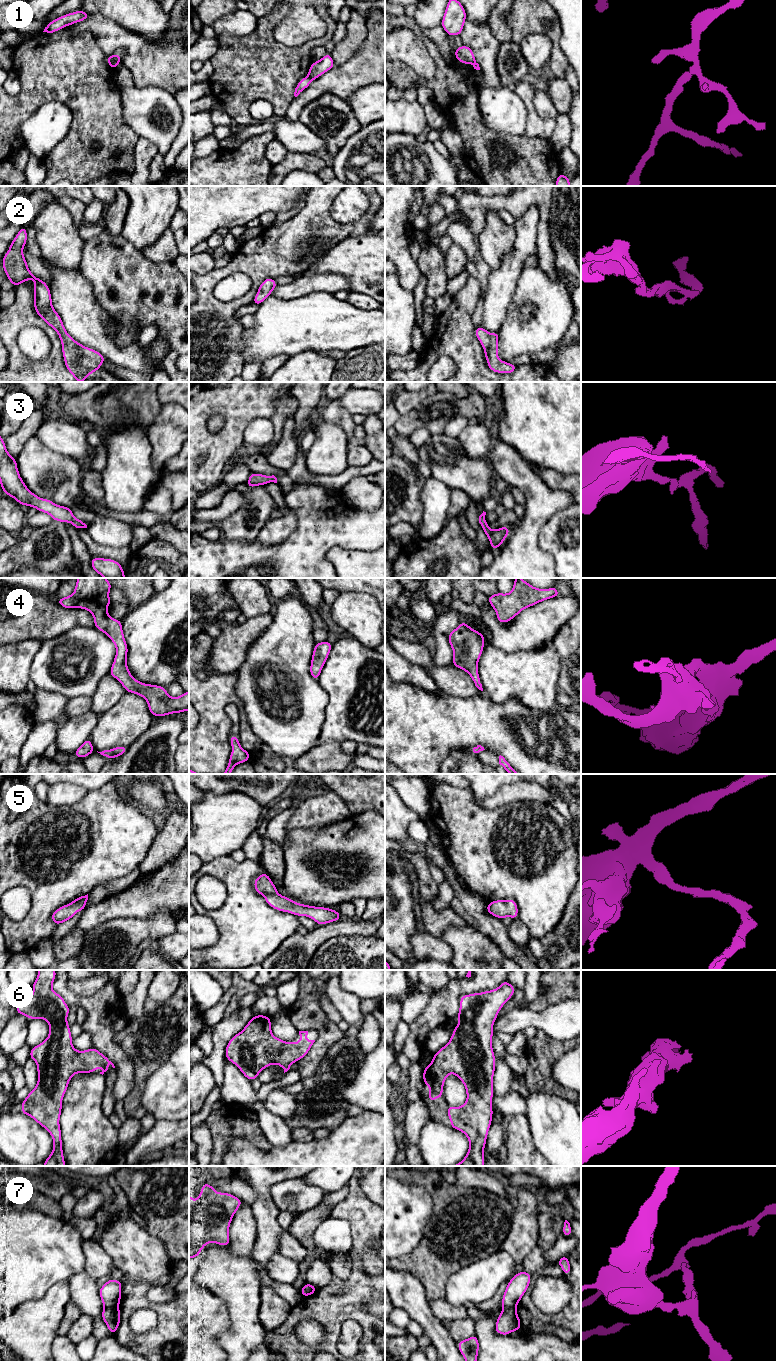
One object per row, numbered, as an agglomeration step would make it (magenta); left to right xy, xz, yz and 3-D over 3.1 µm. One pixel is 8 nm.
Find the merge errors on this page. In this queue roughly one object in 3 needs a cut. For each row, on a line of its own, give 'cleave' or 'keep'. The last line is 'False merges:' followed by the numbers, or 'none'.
1: cleave
2: keep
3: keep
4: keep
5: keep
6: keep
7: cleave
False merges: 1, 7

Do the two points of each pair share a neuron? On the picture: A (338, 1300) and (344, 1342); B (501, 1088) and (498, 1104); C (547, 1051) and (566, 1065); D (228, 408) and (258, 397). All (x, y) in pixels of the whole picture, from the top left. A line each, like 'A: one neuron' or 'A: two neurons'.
A: two neurons
B: two neurons
C: two neurons
D: one neuron

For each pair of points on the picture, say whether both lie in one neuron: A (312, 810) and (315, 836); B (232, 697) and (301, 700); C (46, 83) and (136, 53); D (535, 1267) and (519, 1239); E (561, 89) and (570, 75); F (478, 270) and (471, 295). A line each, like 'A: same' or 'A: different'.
A: different
B: different
C: different
D: different
E: different
F: different

